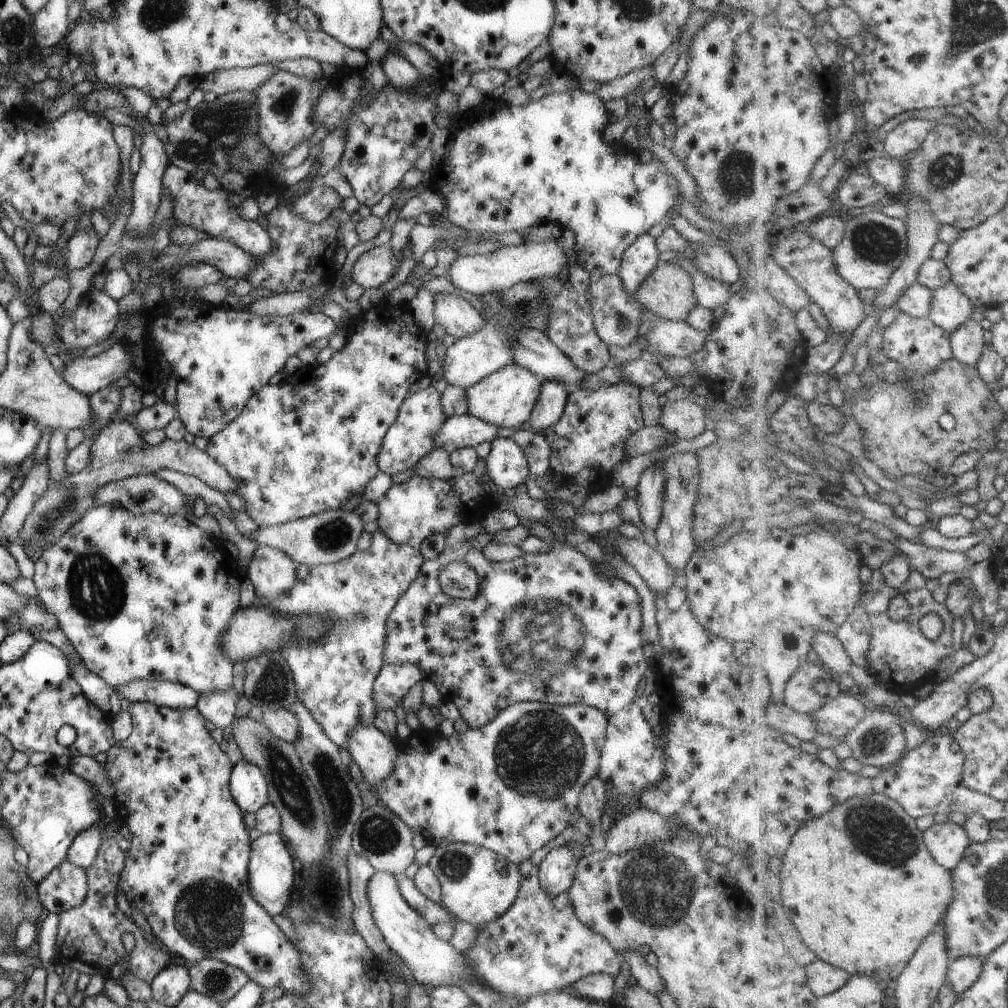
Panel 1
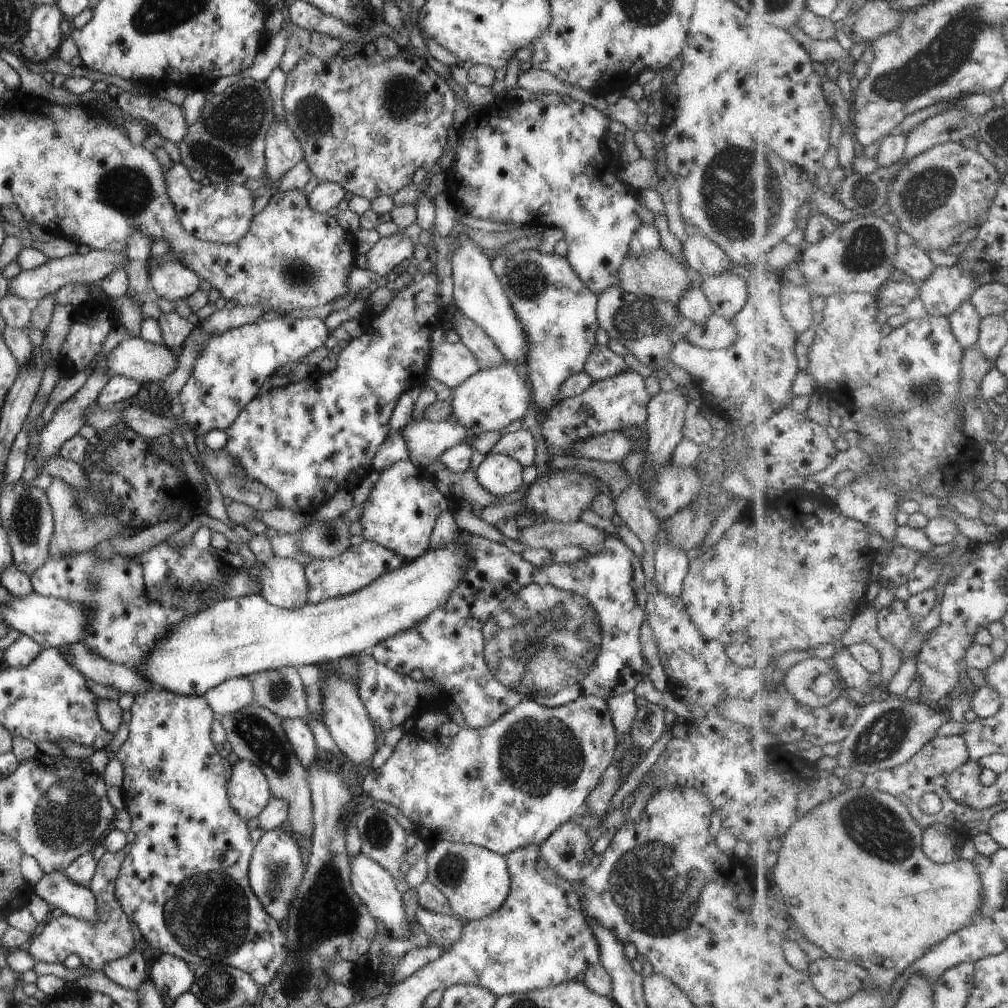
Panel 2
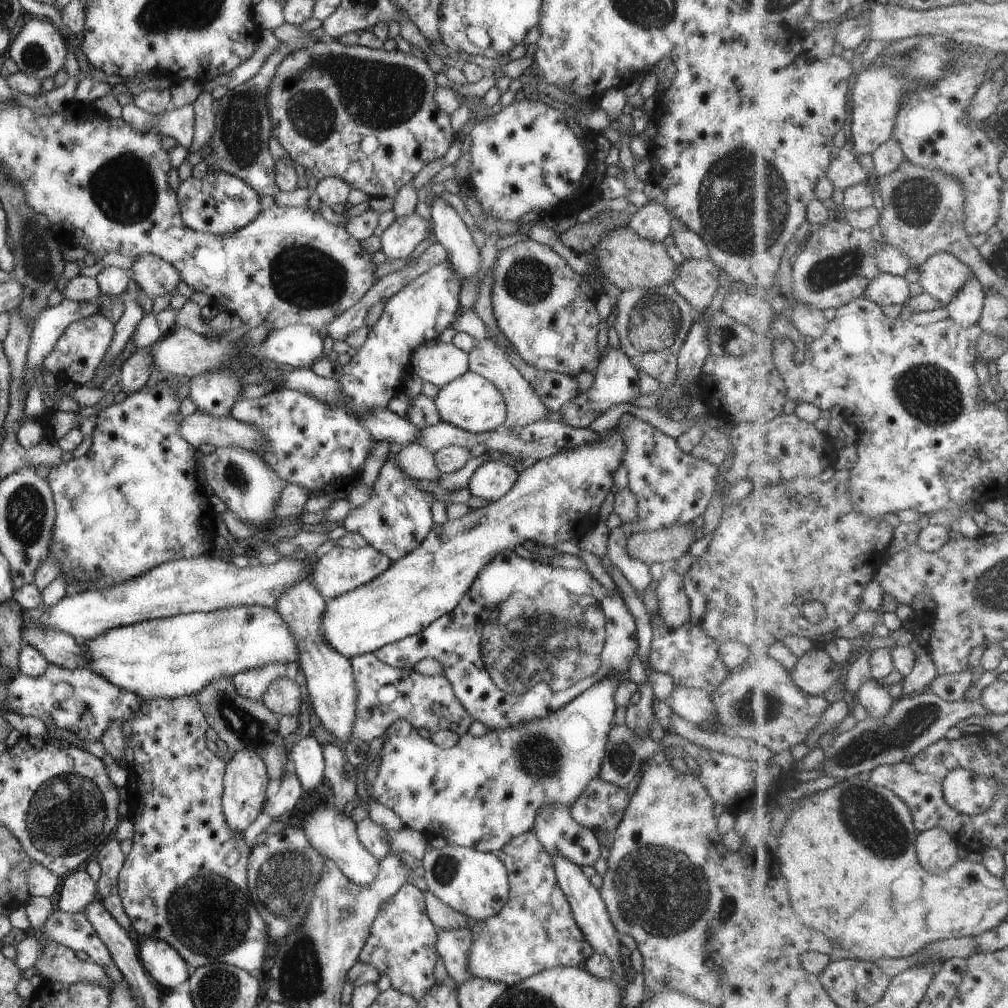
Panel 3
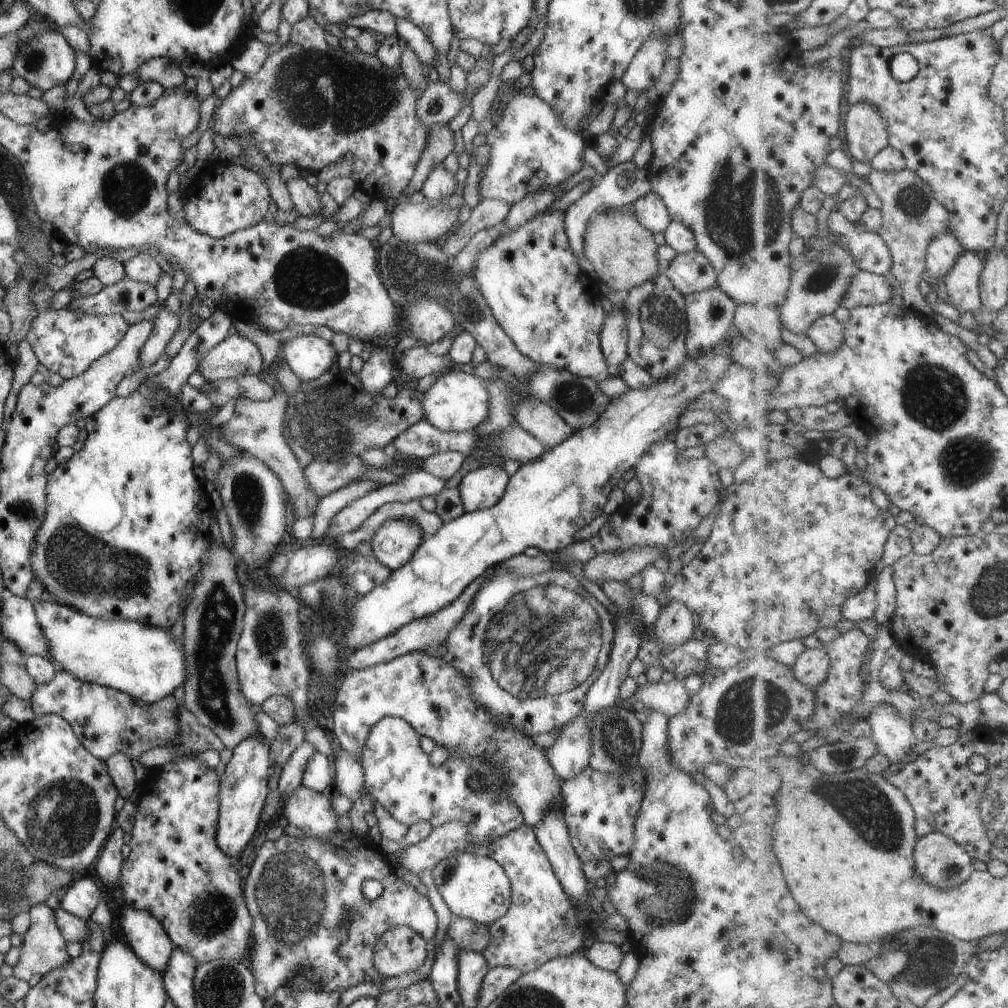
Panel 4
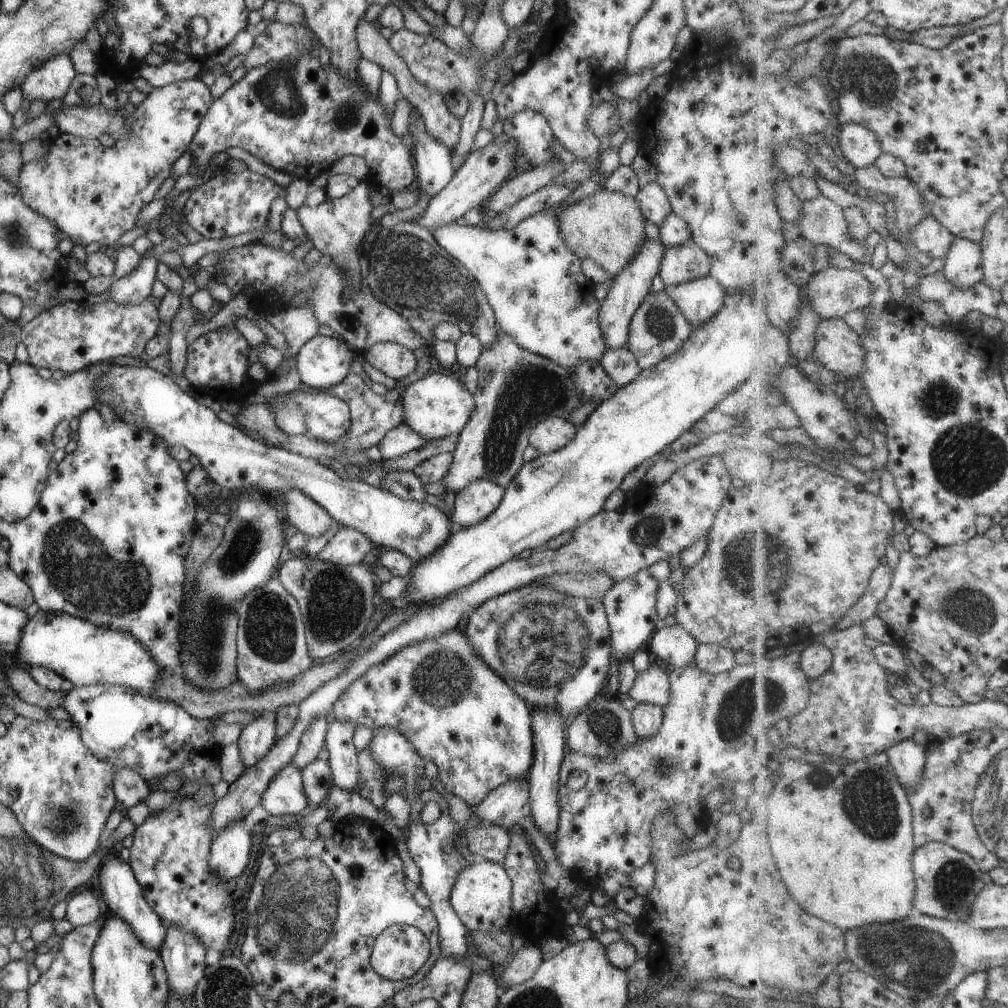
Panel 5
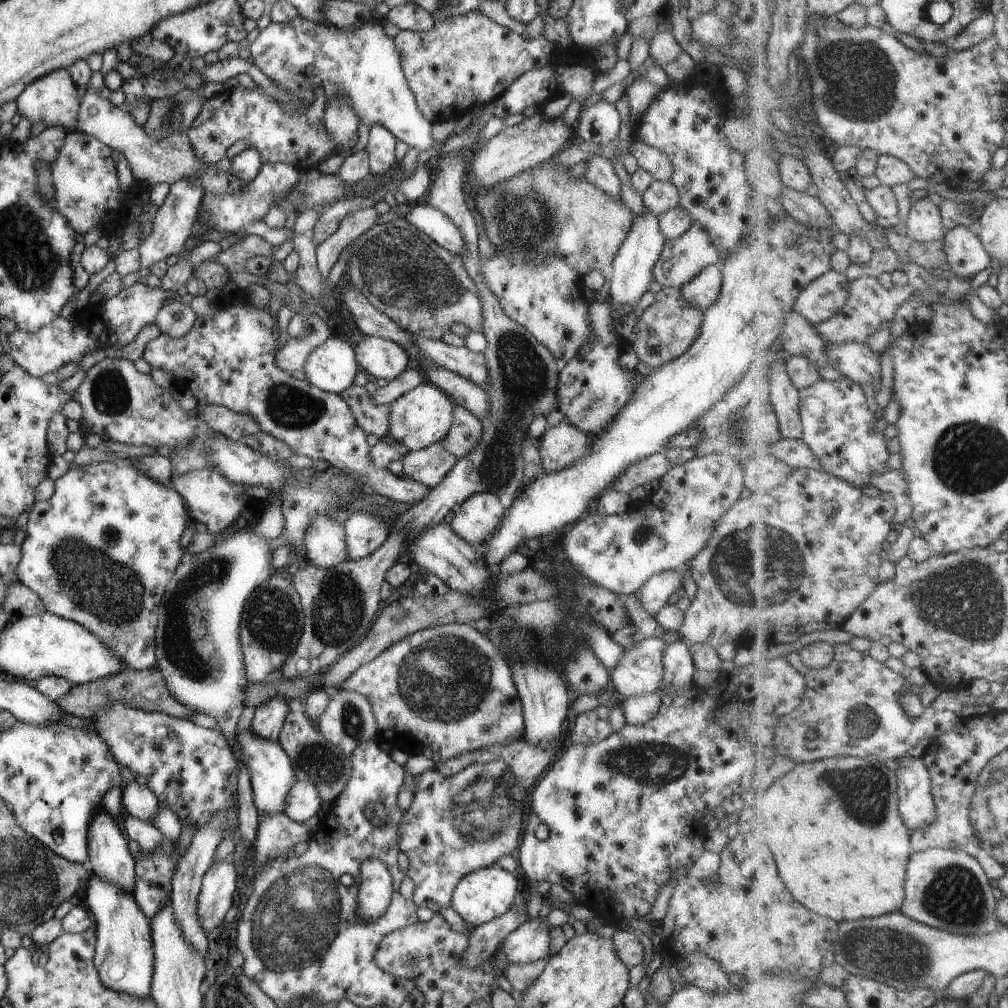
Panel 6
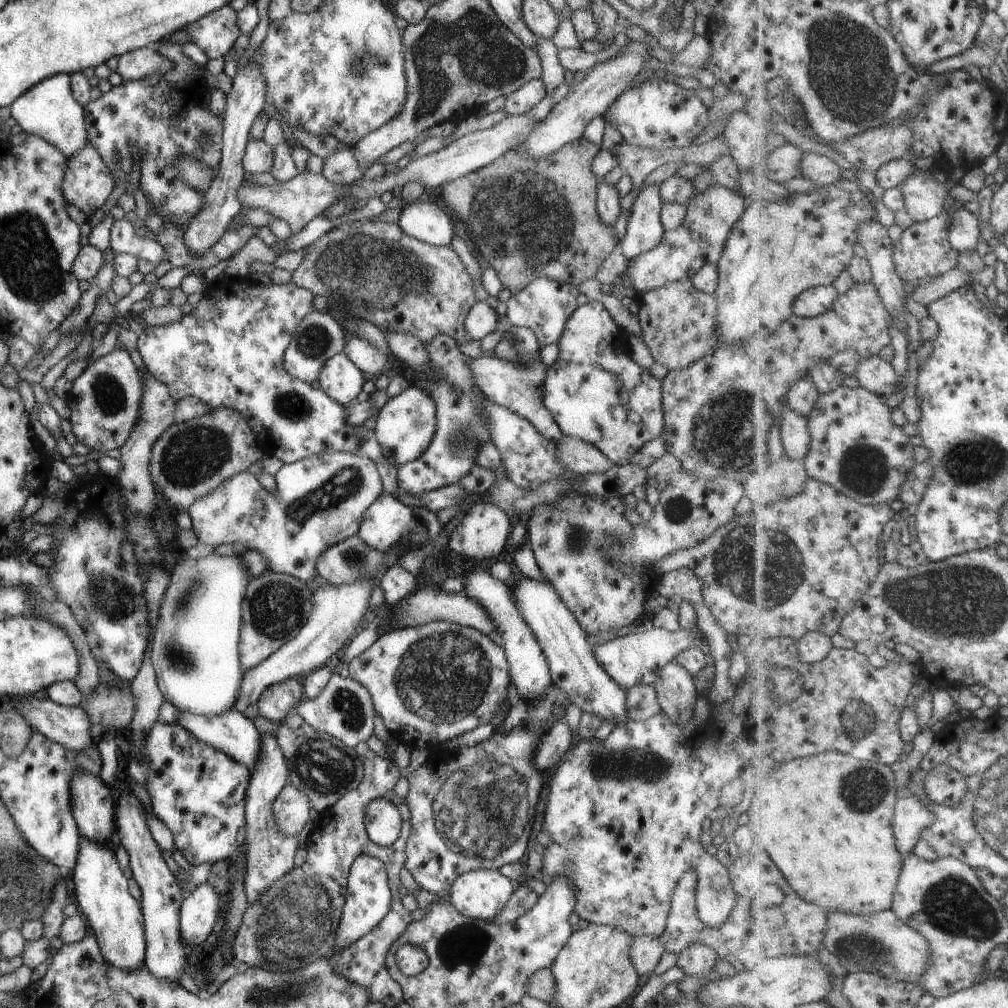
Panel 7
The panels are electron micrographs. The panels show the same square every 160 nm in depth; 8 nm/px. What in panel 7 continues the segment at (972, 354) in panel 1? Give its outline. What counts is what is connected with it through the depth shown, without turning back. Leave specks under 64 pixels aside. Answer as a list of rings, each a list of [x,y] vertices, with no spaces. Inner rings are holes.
[[[963,207],[953,210],[950,214],[953,216],[949,225],[949,240],[952,241],[952,245],[960,253],[975,251],[977,244],[982,240],[977,216]]]

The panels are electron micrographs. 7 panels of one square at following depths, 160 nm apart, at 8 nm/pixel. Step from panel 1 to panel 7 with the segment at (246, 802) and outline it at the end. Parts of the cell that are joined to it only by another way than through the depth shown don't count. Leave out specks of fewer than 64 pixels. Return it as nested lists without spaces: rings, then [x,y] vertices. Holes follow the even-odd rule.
[[[289,677],[265,687],[256,702],[257,713],[267,720],[283,720],[302,699],[301,686]],[[210,880],[197,885],[183,897],[179,914],[178,925],[180,939],[185,950],[201,944],[209,933],[217,918],[217,902],[219,896],[211,886]]]

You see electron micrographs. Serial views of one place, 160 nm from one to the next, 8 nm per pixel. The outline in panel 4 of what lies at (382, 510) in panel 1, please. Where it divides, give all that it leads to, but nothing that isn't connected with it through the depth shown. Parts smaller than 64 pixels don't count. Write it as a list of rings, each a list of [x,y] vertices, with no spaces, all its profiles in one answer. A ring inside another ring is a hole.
[[[405,518],[389,519],[374,532],[370,548],[374,557],[392,571],[415,552],[424,536],[415,522]]]

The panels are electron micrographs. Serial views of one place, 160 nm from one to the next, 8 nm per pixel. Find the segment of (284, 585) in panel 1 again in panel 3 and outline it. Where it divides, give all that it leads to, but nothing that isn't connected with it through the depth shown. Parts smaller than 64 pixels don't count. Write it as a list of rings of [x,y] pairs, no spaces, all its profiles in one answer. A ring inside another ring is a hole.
[[[301,579],[278,596],[273,608],[283,619],[289,632],[296,641],[298,650],[297,665],[305,676],[305,686],[308,698],[312,704],[313,713],[332,736],[347,744],[355,716],[355,697],[357,696],[350,660],[326,643],[320,629],[325,599],[317,589]]]

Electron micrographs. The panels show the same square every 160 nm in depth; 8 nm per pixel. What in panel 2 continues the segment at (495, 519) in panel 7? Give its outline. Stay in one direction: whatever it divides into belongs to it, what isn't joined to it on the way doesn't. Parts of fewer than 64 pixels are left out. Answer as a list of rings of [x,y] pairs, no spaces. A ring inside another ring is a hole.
[[[489,452],[474,473],[479,486],[500,498],[519,488],[522,484],[521,471],[522,466],[510,456]]]

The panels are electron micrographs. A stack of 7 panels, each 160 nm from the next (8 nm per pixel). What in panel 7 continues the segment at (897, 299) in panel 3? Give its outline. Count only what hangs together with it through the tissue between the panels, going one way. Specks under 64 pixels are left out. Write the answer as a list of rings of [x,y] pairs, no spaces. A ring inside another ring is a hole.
[[[832,285],[809,289],[800,294],[794,303],[793,314],[807,318],[818,317],[833,306],[839,295]]]

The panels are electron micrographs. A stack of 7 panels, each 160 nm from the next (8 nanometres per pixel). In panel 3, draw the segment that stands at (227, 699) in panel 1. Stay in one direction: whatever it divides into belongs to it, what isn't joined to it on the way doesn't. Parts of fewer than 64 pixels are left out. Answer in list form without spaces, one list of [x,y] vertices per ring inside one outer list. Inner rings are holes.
[[[269,663],[242,670],[232,677],[232,686],[236,690],[236,695],[259,701],[260,696],[274,680],[285,677],[285,670],[285,663]]]

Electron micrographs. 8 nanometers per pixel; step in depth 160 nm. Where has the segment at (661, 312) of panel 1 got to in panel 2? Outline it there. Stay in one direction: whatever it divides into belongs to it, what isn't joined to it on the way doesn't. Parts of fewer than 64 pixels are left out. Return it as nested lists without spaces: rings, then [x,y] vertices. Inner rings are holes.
[[[657,247],[644,255],[632,255],[628,252],[617,269],[618,287],[625,292],[634,294],[638,298],[642,296],[653,297],[657,300],[673,303],[675,306],[681,293],[691,285],[684,264],[677,262],[668,252]]]

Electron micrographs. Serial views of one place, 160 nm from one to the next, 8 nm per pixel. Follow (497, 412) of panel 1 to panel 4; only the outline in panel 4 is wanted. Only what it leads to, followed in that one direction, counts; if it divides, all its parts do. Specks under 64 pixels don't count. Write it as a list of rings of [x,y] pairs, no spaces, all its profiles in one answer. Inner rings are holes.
[[[458,367],[439,375],[422,394],[423,420],[440,431],[470,431],[488,413],[488,393],[481,384],[481,378],[462,372]]]

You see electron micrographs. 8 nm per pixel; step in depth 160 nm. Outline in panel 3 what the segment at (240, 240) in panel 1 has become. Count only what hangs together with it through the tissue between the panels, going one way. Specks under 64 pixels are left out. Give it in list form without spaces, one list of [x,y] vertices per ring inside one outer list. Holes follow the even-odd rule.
[[[223,171],[207,172],[202,179],[191,176],[180,182],[174,193],[183,224],[187,228],[210,235],[232,233],[249,224],[262,210],[259,195],[246,182]]]

